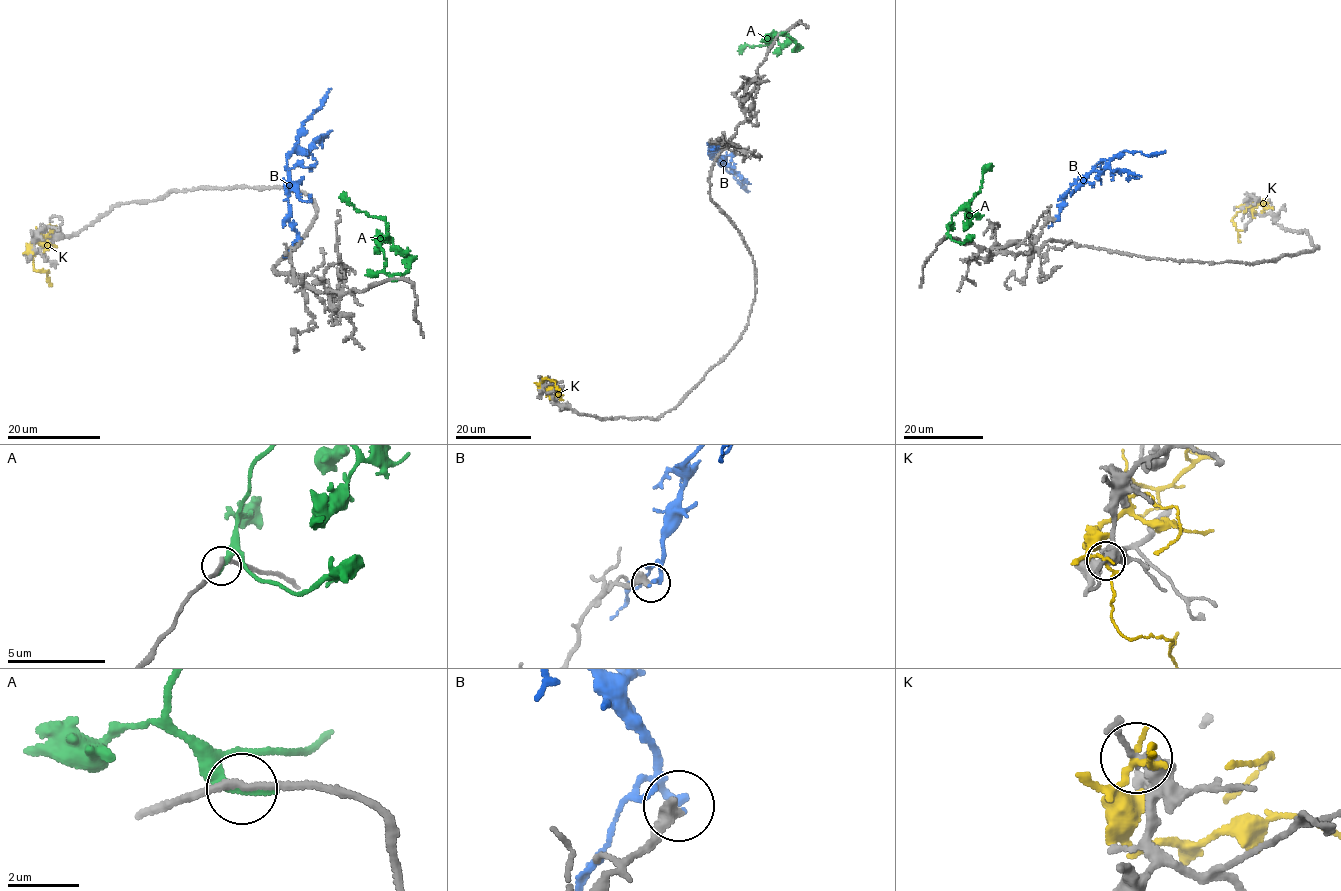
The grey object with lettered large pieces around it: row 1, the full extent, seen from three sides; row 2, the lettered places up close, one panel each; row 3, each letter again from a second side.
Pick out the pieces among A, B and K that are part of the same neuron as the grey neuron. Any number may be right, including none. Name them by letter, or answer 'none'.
none

